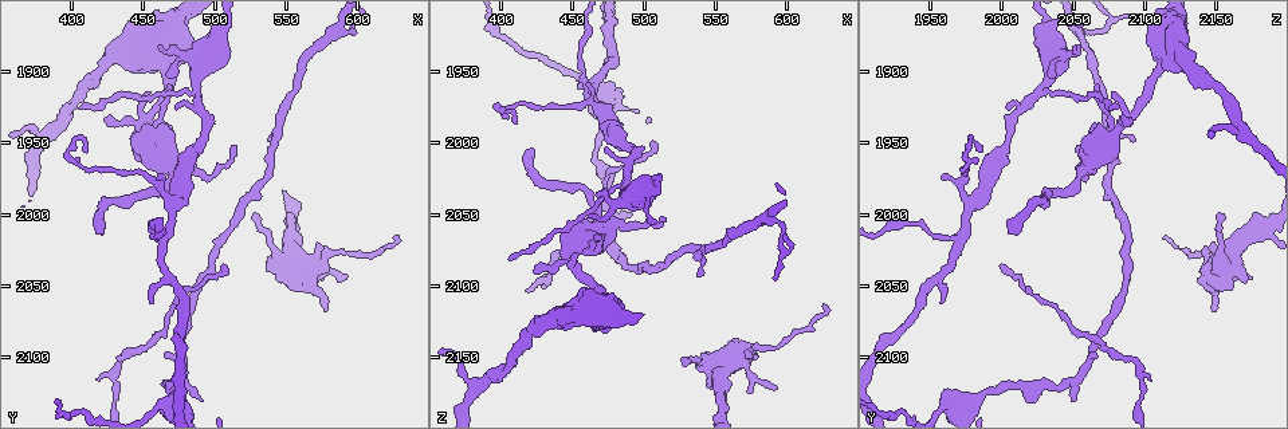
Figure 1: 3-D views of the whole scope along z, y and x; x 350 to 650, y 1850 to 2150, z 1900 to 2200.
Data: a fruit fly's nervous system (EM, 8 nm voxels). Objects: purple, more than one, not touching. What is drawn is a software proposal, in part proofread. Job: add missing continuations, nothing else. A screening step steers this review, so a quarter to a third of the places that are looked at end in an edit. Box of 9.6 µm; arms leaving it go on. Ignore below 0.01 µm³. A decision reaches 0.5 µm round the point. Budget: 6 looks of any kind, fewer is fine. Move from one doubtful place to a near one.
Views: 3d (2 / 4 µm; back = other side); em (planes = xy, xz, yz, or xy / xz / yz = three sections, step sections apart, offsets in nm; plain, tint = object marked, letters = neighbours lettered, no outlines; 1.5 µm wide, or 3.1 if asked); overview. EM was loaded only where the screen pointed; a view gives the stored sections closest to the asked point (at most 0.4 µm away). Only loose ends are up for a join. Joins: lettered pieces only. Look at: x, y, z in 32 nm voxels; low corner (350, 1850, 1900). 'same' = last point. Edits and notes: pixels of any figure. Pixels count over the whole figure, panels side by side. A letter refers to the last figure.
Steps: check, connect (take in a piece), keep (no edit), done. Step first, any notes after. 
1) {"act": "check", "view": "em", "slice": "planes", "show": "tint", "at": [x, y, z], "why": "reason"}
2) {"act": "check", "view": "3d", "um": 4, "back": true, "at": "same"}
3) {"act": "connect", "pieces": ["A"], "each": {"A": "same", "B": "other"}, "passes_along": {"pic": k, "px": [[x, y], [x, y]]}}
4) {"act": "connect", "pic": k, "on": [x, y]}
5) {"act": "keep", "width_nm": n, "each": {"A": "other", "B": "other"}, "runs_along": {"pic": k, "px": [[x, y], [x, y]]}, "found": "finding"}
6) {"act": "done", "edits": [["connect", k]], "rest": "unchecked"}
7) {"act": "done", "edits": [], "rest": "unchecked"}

{"act": "check", "view": "3d", "um": 2, "at": [628, 2016, 2114], "why": "tapers out"}

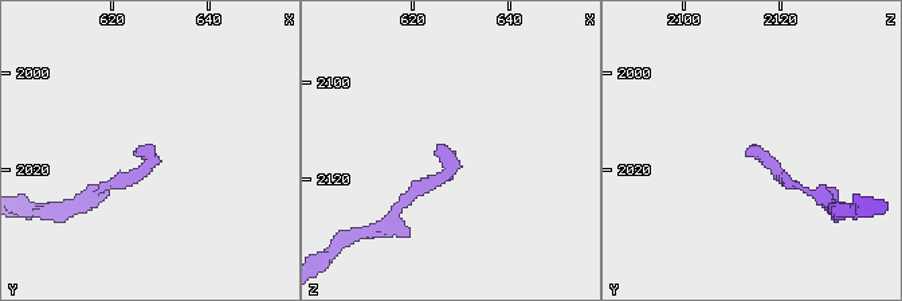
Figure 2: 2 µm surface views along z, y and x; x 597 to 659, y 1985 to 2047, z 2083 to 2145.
{"act": "check", "view": "em", "slice": "planes", "show": "letters", "at": [628, 2016, 2113], "why": "shape alone is not enough"}

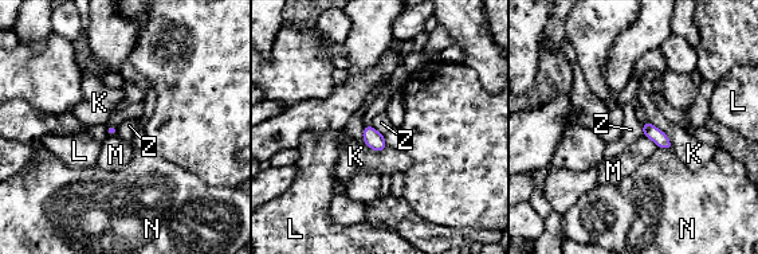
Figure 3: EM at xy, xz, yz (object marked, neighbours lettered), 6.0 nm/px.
{"act": "keep", "each": {"K": "other", "L": "other", "M": "other", "N": "other", "Z": "other"}, "border": {"pic": 3, "px": [[370, 124], [383, 135]]}, "found": "no lettered piece goes on from it"}

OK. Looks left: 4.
{"act": "check", "view": "em", "slice": "planes", "show": "tint", "at": [418, 2016, 2006], "why": "end of a long branch"}

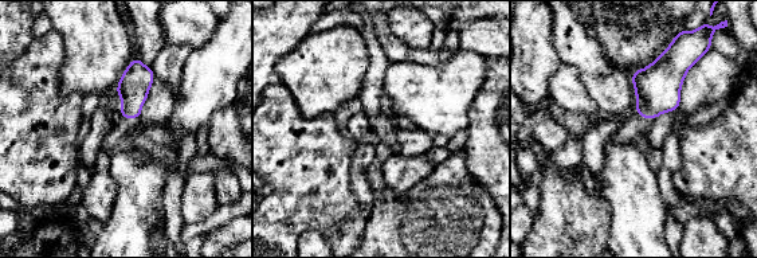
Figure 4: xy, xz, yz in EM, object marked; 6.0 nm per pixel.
{"act": "check", "view": "em", "slice": "planes", "show": "letters", "at": "same", "why": "see the neighbours"}

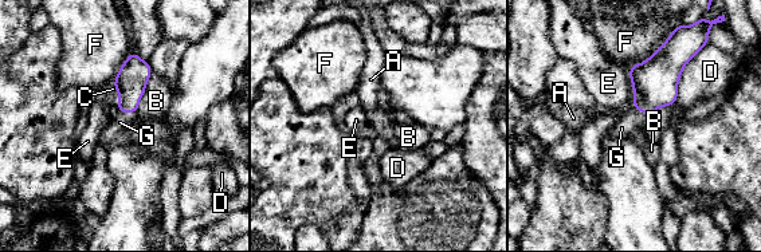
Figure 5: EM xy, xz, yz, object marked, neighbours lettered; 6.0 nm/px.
{"act": "connect", "pic": 5, "on": [631, 122], "each": {"A": "other", "B": "other", "C": "other", "D": "other", "E": "other", "F": "other", "G": "same"}, "found": "it goes on there"}

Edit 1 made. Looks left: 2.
{"act": "done", "edits": [["connect", 5]], "rest": "unchecked"}

